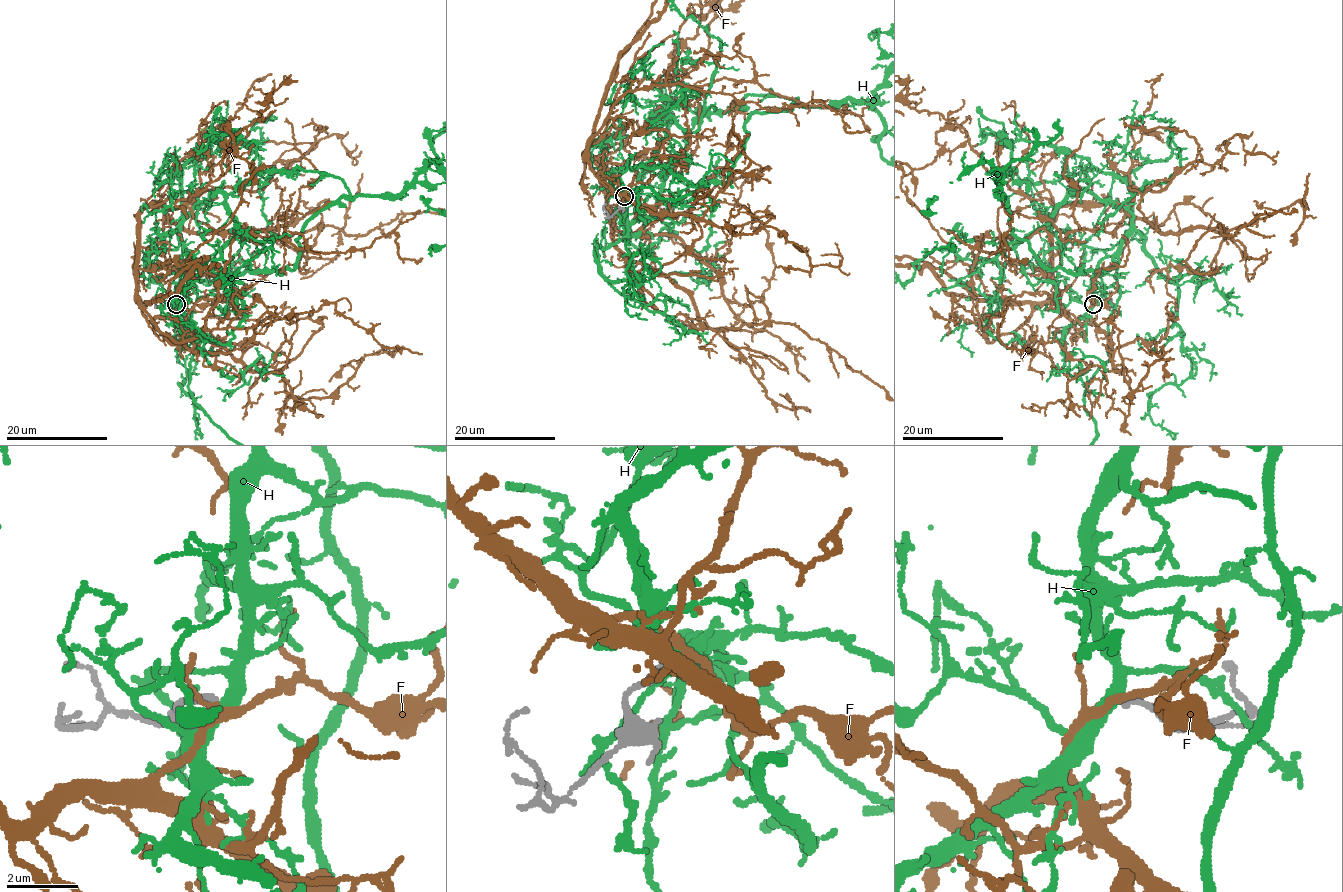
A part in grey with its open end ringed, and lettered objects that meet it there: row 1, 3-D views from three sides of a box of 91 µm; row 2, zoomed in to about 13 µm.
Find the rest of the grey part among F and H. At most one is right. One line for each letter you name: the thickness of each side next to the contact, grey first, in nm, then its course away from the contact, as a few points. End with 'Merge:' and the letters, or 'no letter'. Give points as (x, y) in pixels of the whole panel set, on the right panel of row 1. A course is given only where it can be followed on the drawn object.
F: 240/220 nm
Merge: F

